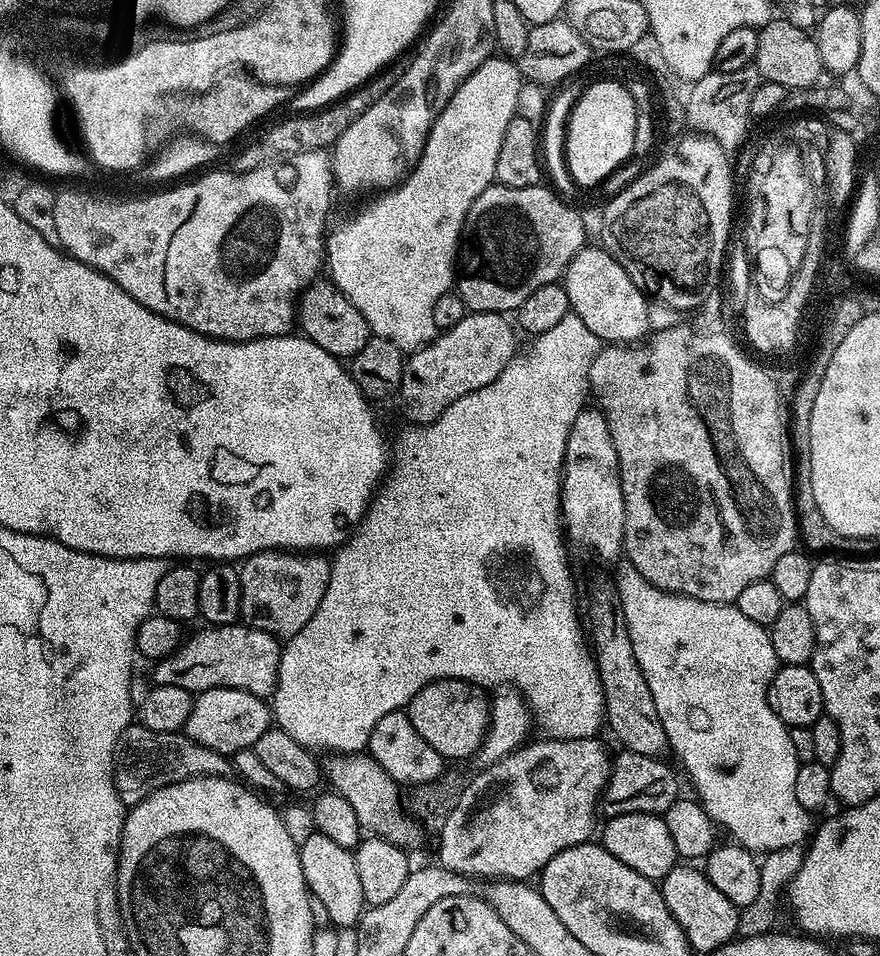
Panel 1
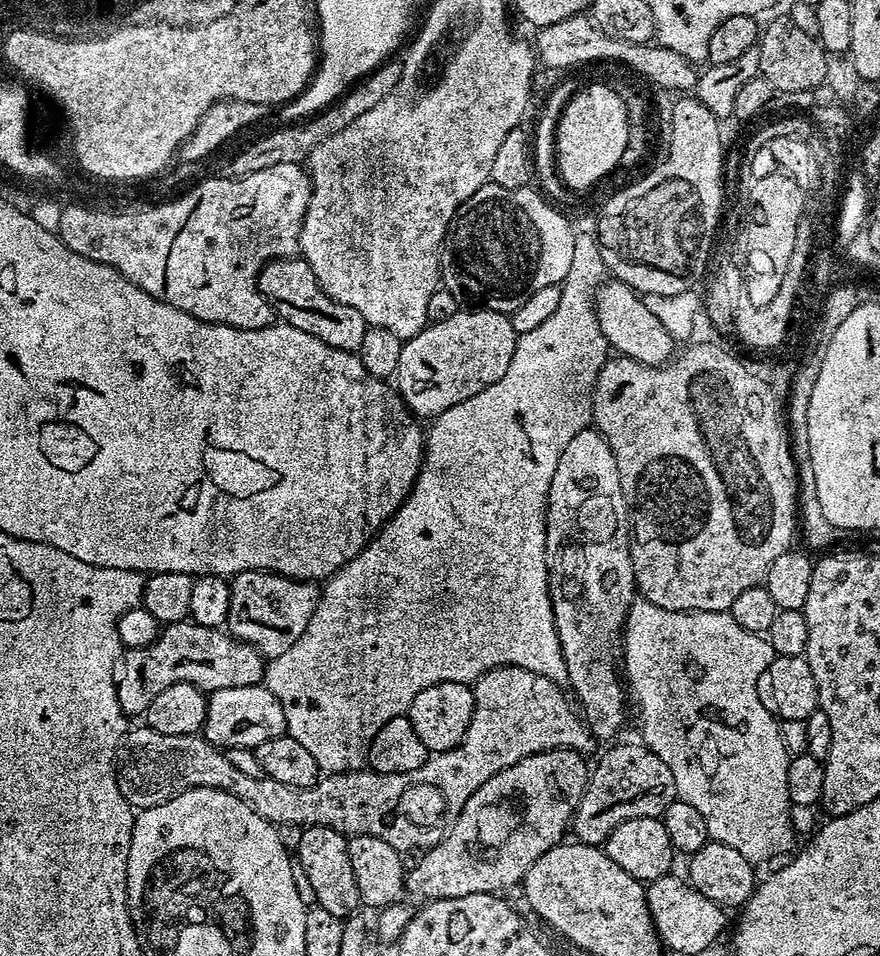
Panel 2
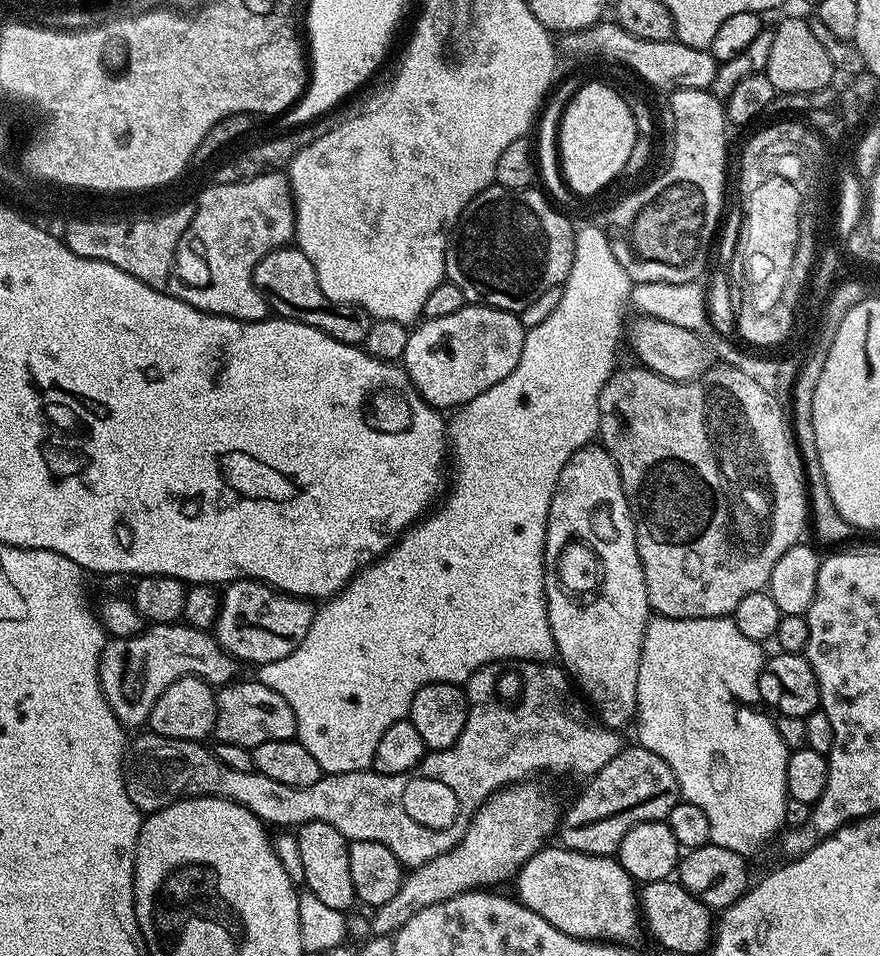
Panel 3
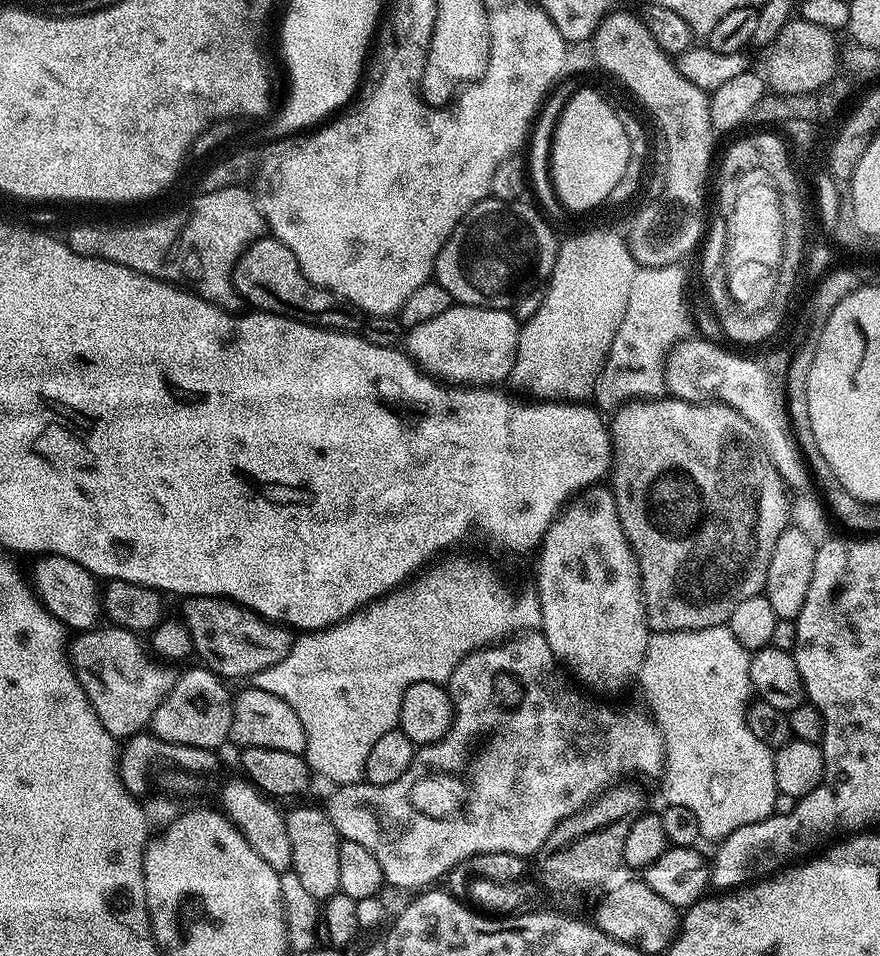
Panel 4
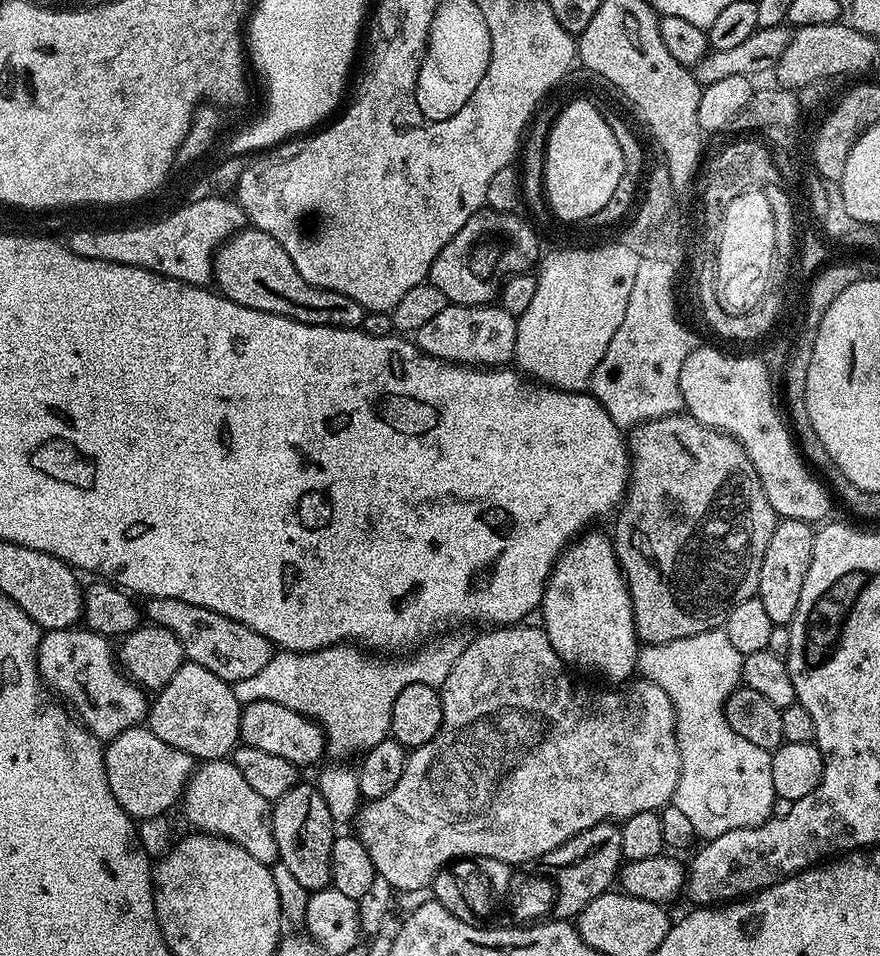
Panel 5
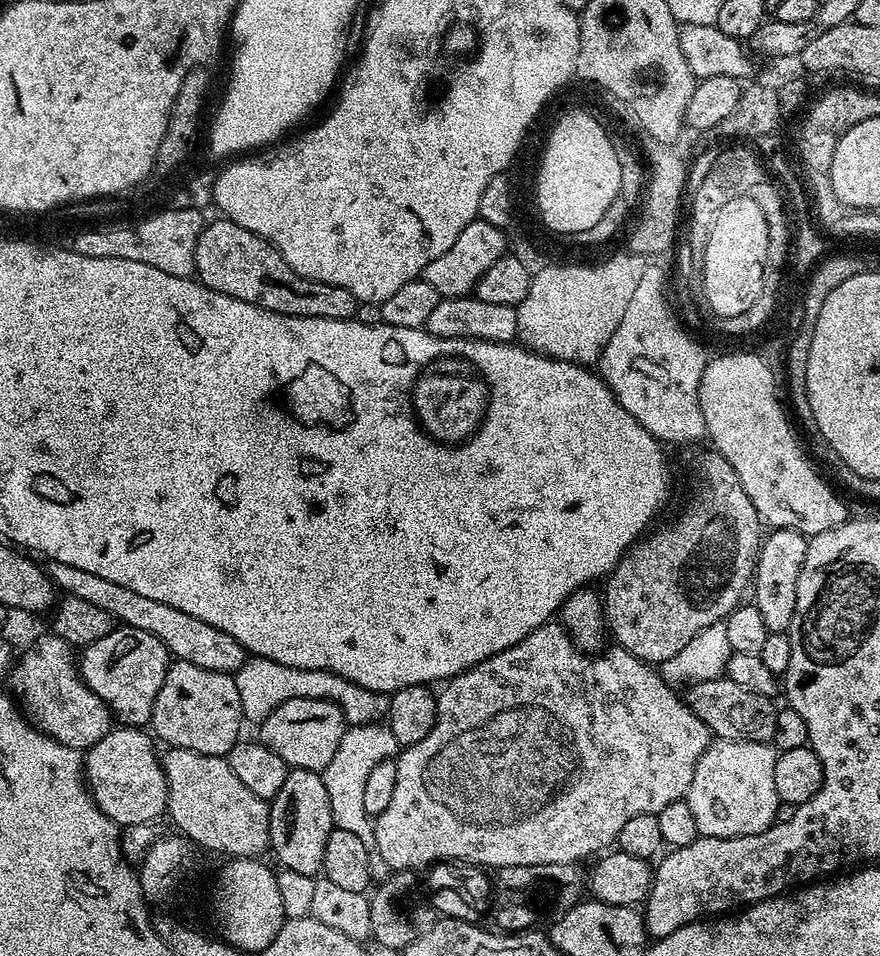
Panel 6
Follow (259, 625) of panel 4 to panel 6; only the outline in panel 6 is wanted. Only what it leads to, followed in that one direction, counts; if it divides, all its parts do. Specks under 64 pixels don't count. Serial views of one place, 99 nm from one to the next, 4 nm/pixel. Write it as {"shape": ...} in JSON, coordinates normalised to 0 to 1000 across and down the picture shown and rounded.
{"shape":[[[60,589],[57,594],[59,610],[69,620],[94,626],[98,630],[120,638],[140,656],[152,659],[166,659],[166,663],[175,663],[180,672],[191,677],[192,683],[200,690],[210,690],[220,697],[230,697],[230,701],[268,704],[278,692],[280,683],[272,672],[261,663],[239,655],[239,651],[230,651],[230,646],[220,646],[207,638],[198,638],[198,634],[189,634],[189,630],[175,630],[175,626],[161,626],[153,617],[143,617],[143,613],[134,613],[134,609],[124,609],[122,605],[111,605],[111,600],[101,600],[98,596],[89,596],[89,592],[75,592]]]}

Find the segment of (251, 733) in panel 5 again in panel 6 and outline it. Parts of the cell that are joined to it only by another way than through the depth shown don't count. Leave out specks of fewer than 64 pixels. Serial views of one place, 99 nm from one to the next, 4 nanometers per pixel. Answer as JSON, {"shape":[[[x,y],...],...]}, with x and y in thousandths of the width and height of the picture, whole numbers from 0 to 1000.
{"shape":[[[330,730],[330,734],[320,734],[320,738],[316,738],[305,750],[294,754],[293,762],[295,777],[311,785],[311,789],[316,789],[316,793],[320,793],[320,797],[325,797],[328,804],[342,803],[365,809],[375,800],[376,793],[384,786],[384,778],[389,775],[393,763],[393,754],[389,743],[380,734],[361,730]]]}

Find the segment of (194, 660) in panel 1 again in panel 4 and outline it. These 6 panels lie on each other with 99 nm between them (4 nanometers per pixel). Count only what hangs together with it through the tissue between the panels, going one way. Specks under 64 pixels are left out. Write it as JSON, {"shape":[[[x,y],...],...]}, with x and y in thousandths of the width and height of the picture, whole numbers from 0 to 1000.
{"shape":[[[131,655],[118,656],[102,657],[99,661],[90,662],[81,671],[82,700],[86,703],[86,708],[98,730],[105,735],[105,742],[111,747],[116,759],[120,759],[123,767],[133,772],[155,770],[172,758],[175,743],[180,743],[180,738],[186,733],[186,728],[193,726],[202,703],[201,700],[194,699],[197,698],[194,694],[178,689],[166,677],[165,671],[164,674],[159,671],[163,668],[156,662]]]}

